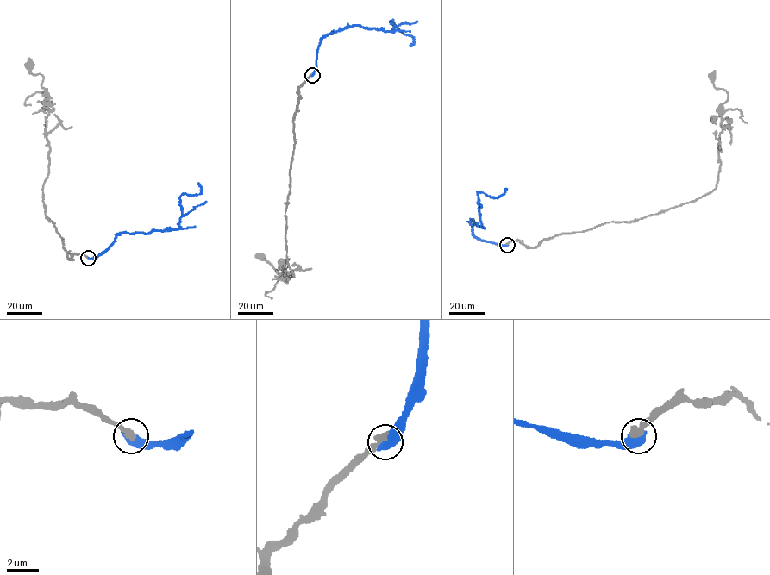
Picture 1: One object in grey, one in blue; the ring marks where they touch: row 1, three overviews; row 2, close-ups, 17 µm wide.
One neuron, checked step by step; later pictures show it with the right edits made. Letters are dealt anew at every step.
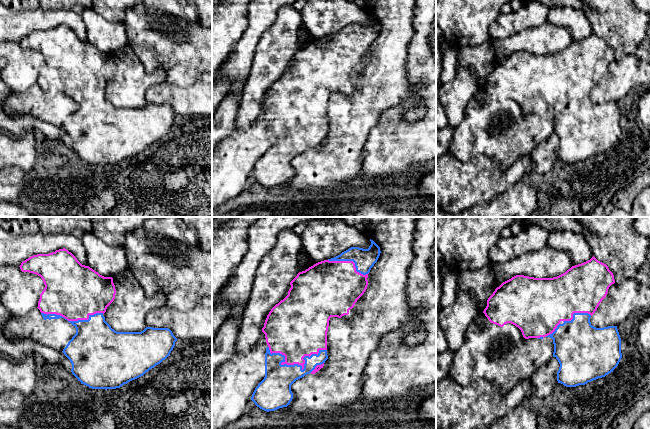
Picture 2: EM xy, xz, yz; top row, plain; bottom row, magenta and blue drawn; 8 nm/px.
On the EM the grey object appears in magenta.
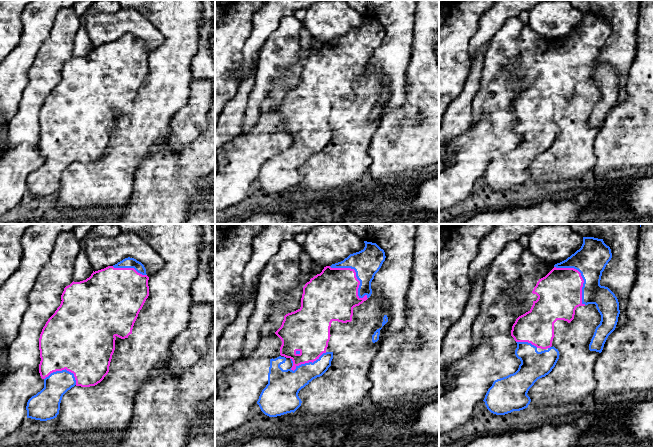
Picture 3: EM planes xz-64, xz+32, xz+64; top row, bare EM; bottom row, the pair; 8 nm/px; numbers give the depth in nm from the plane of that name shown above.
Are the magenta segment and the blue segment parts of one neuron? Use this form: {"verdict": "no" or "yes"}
{"verdict": "yes"}

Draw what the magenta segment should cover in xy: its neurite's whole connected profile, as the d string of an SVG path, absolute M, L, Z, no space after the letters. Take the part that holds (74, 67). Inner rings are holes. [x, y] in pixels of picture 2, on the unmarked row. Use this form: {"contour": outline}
{"contour": "M59 25L49 30L29 33L19 42L22 48L40 52L45 64L40 70L38 85L44 96L64 94L76 104L76 110L63 125L72 140L72 150L92 165L116 165L143 152L150 145L165 136L173 126L177 114L168 104L146 103L141 108L117 108L105 97L103 90L114 77L116 65L112 53L104 53L89 42L82 41L67 25Z"}

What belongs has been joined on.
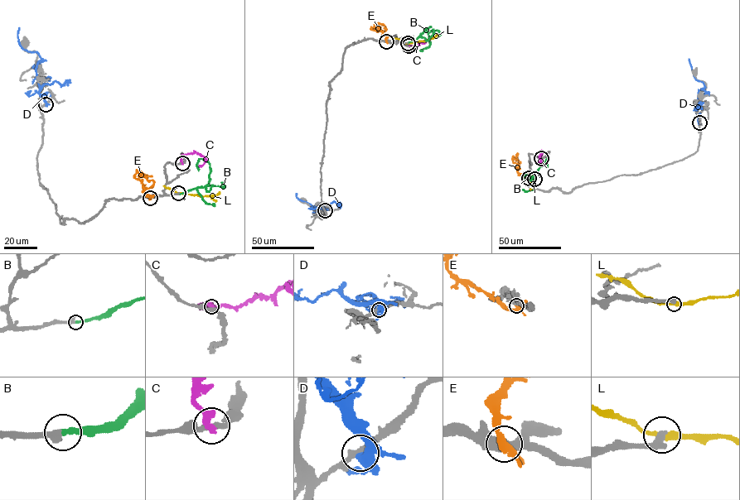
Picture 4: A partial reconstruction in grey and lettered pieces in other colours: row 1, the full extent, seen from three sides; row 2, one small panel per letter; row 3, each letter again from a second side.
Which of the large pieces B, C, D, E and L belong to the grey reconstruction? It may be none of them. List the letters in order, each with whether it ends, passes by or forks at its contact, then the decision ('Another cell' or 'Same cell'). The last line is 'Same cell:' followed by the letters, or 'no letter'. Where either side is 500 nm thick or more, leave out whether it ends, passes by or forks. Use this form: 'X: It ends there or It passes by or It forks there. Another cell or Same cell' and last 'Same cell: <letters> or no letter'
B: It ends there. Same cell
C: It ends there. Another cell
D: It forks there. Another cell
E: It forks there. Another cell
L: It passes by. Another cell
Same cell: B

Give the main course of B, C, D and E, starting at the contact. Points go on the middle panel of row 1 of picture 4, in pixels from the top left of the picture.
B: (408, 42), (417, 39), (426, 31), (430, 42), (429, 46), (420, 50), (422, 51)
C: (408, 45), (425, 41), (421, 41)
D: (325, 210), (315, 206), (316, 210), (298, 199), (297, 193)
E: (386, 41), (386, 36), (380, 30), (370, 28), (380, 27), (373, 27)

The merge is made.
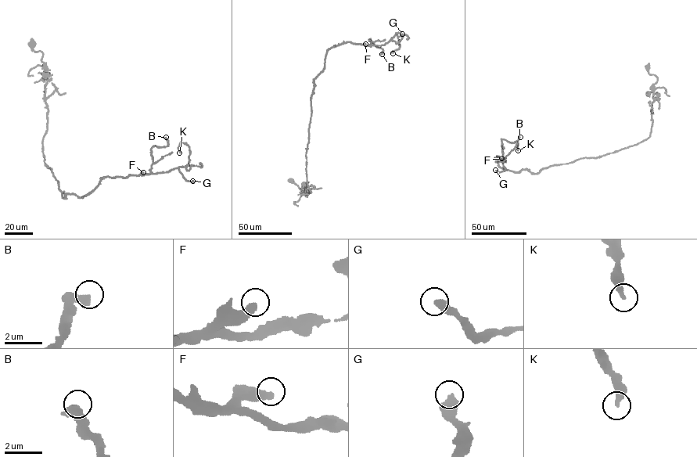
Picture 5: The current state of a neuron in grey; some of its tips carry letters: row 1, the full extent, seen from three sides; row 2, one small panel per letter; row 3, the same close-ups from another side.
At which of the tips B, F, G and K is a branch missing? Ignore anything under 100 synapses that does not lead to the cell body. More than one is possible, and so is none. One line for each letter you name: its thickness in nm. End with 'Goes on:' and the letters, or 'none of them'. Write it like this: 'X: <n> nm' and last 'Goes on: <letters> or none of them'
Goes on: none of them

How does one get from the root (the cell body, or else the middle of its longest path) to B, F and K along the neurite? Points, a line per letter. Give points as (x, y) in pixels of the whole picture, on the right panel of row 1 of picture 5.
B: (647, 67), (657, 80), (645, 139), (537, 174), (501, 168), (501, 139), (520, 137)
F: (647, 67), (657, 80), (647, 138), (537, 174), (504, 170), (497, 158), (501, 158)
K: (647, 67), (657, 80), (647, 138), (537, 174), (499, 166), (518, 150)

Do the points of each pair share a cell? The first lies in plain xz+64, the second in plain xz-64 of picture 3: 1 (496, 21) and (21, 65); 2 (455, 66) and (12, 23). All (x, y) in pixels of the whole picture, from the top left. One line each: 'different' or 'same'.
1: same
2: same

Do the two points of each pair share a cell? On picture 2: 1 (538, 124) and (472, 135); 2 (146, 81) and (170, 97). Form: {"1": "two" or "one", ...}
{"1": "one", "2": "two"}

